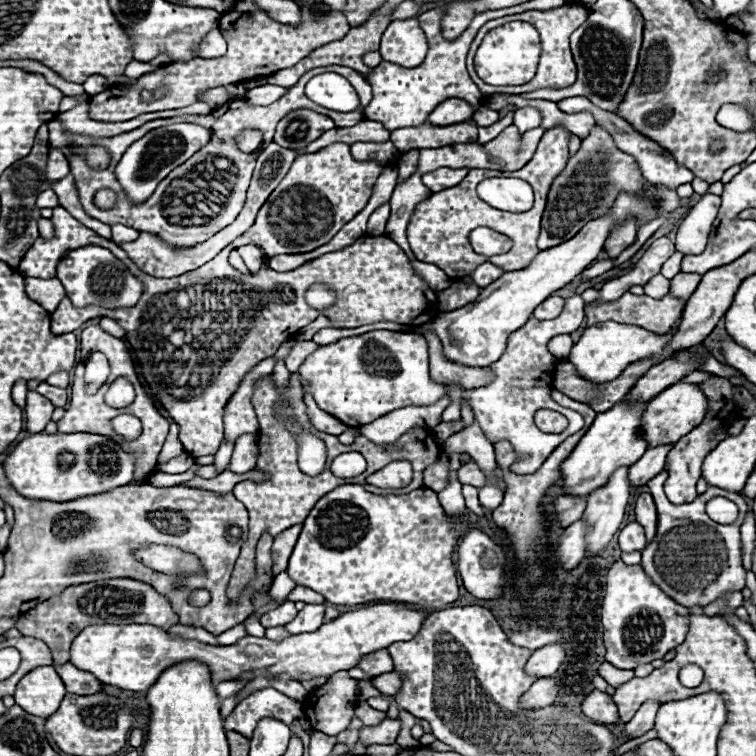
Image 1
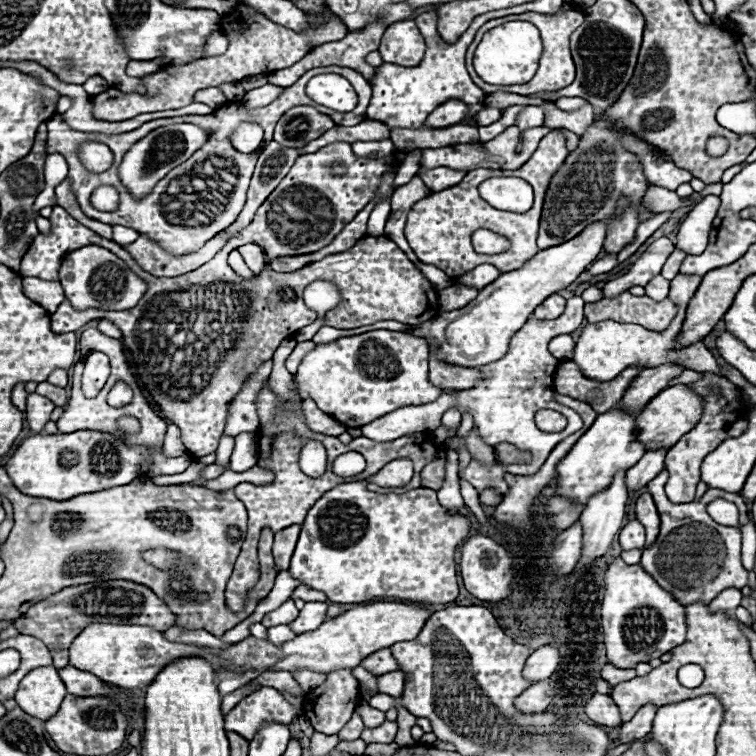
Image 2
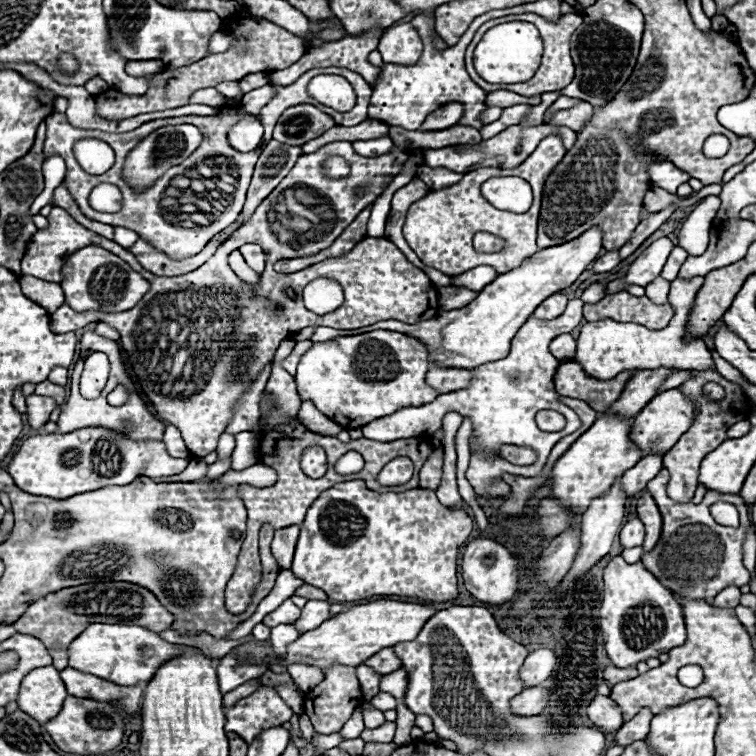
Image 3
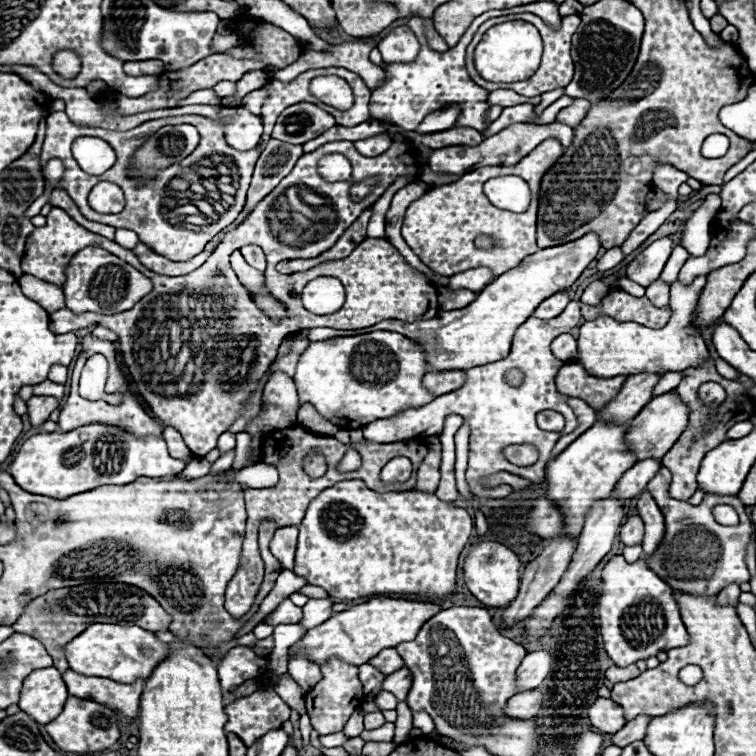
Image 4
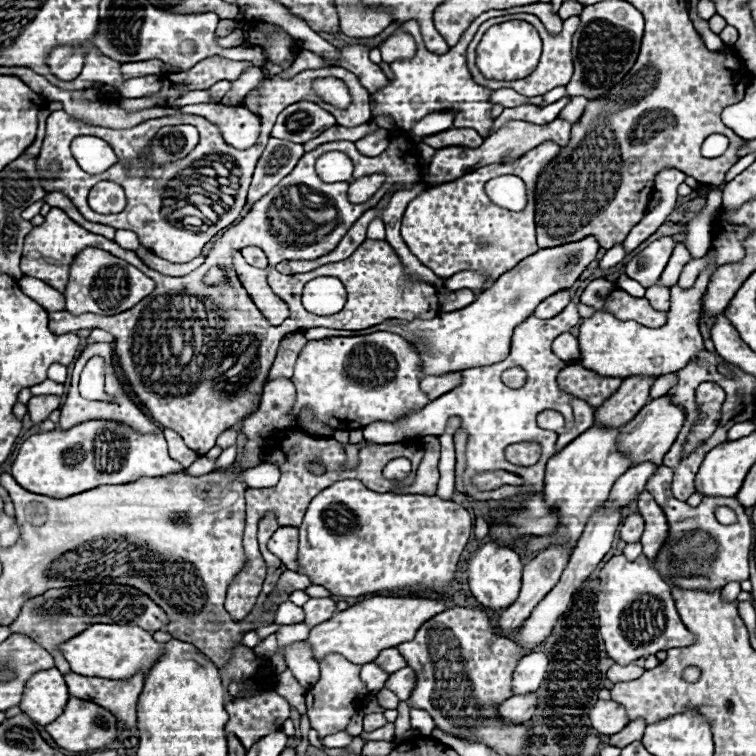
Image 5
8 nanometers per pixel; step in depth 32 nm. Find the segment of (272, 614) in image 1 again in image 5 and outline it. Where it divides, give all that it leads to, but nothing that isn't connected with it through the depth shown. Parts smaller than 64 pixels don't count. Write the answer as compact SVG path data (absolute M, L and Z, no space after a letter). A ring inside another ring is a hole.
M290 600L282 602L274 616L274 624L298 624L302 620L304 620L304 610L300 606L292 604Z

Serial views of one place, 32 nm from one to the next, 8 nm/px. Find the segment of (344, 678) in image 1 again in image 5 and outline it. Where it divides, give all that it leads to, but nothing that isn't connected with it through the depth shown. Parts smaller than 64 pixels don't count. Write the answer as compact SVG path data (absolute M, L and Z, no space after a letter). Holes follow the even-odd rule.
M336 654L326 656L320 662L320 680L306 692L308 718L312 728L320 734L320 738L346 730L348 720L358 712L358 708L362 708L364 694L366 694L366 688L364 688L364 682L360 680L360 666Z

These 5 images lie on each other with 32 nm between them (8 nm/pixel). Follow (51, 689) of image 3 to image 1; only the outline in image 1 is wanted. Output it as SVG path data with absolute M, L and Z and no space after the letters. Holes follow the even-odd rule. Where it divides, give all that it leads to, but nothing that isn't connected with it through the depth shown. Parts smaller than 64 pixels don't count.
M38 666L18 682L14 700L28 714L48 718L58 710L64 694L64 682L54 666Z

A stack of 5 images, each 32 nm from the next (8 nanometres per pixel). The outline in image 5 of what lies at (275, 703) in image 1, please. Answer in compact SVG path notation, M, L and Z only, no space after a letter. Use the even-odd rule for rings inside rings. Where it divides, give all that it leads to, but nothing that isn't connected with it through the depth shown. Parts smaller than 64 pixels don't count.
M270 690L228 702L226 712L230 714L226 732L232 732L246 748L250 748L262 736L282 728L284 720L290 718L290 704Z

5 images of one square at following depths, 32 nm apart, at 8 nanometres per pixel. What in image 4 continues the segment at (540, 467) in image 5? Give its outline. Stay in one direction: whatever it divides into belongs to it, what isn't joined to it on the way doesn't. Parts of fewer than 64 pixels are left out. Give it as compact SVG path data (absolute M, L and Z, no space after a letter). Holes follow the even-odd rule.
M572 300L566 310L556 316L554 320L546 320L544 324L538 324L538 318L530 316L514 334L514 344L512 350L508 354L508 358L492 362L492 364L484 364L478 368L470 368L468 372L468 380L462 388L452 390L448 394L442 394L438 398L434 398L430 404L422 406L422 408L410 408L410 410L402 410L400 414L386 418L386 420L374 420L372 424L366 424L362 428L364 438L372 440L372 442L380 442L380 444L390 444L390 442L398 442L398 440L408 440L408 438L416 438L416 436L434 436L440 434L444 428L444 418L448 414L460 414L468 424L470 424L470 454L468 454L468 470L466 470L466 482L470 484L470 490L476 498L506 498L510 496L512 488L510 486L494 486L494 488L486 488L480 484L482 478L490 476L490 474L498 474L498 472L510 472L522 478L528 478L532 482L540 482L544 478L544 468L550 460L552 448L558 442L560 436L564 436L566 432L572 432L578 426L578 418L574 416L572 408L566 404L566 396L560 394L556 390L554 384L554 376L558 372L558 368L562 366L562 360L554 358L550 352L550 342L560 336L562 332L570 332L574 326L580 324L582 314L580 314L580 306L582 302ZM508 370L520 370L522 376L522 384L510 386L504 380L504 374ZM540 410L556 410L566 418L566 428L562 432L544 432L536 426L536 414ZM508 444L532 444L538 448L540 458L536 464L532 466L514 466L510 464L504 456L502 456L502 448Z

